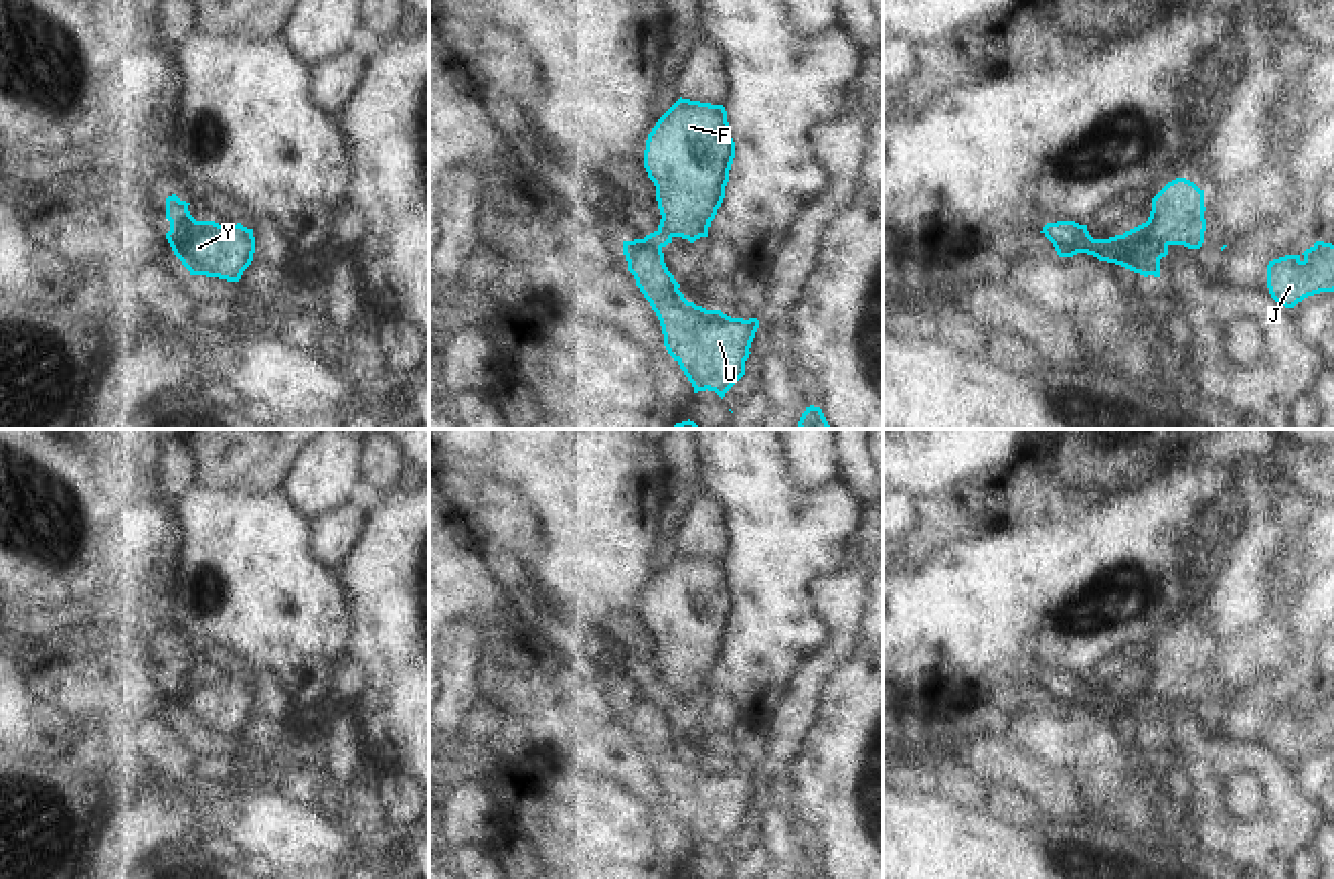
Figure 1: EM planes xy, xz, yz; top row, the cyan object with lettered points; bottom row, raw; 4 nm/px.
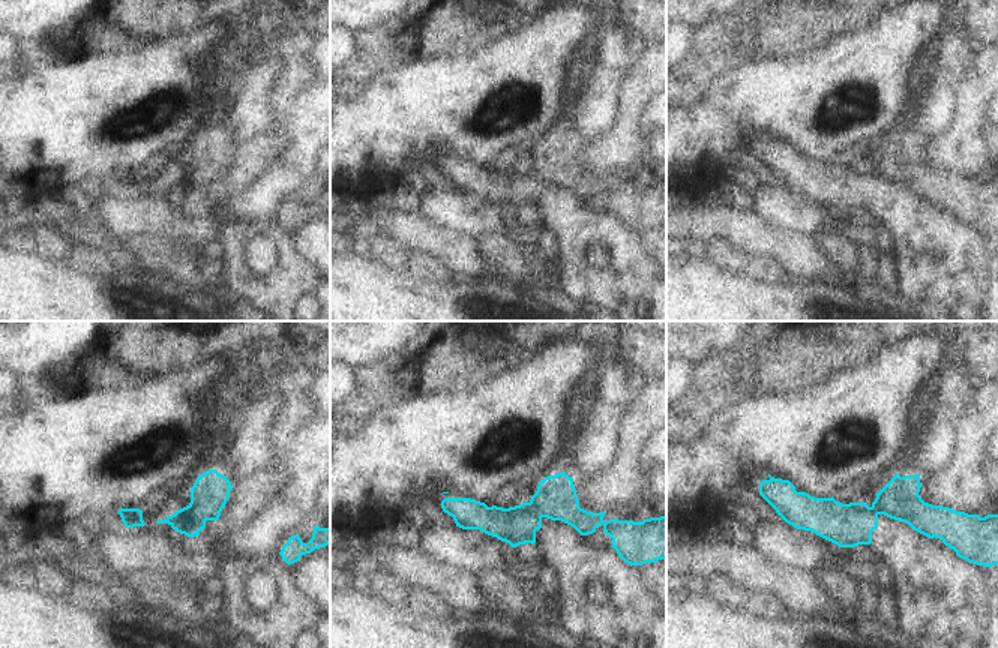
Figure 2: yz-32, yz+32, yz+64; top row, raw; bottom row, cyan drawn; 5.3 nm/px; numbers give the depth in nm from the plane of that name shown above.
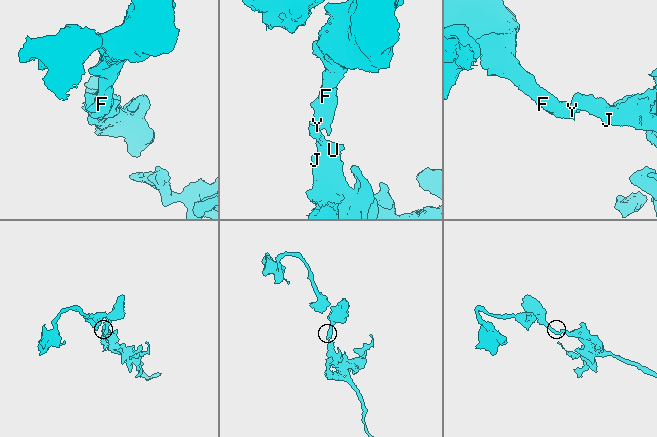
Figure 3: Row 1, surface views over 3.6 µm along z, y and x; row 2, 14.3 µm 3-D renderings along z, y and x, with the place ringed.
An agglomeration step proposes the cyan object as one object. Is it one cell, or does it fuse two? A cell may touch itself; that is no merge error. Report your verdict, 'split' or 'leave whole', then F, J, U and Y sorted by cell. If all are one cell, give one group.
split; groups F Y / J U

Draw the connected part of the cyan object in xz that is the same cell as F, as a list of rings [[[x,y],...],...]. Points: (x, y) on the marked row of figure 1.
[[[680,97],[646,140],[644,168],[656,186],[662,219],[642,241],[666,247],[674,237],[690,243],[708,237],[733,158],[725,107]]]

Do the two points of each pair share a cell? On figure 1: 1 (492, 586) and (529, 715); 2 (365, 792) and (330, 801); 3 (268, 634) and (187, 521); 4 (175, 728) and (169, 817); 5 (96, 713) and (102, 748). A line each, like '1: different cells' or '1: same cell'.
1: same cell
2: different cells
3: same cell
4: different cells
5: same cell

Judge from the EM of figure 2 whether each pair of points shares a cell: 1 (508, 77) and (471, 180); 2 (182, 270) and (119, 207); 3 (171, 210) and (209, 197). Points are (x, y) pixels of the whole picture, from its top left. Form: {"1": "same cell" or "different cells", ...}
{"1": "different cells", "2": "different cells", "3": "different cells"}

